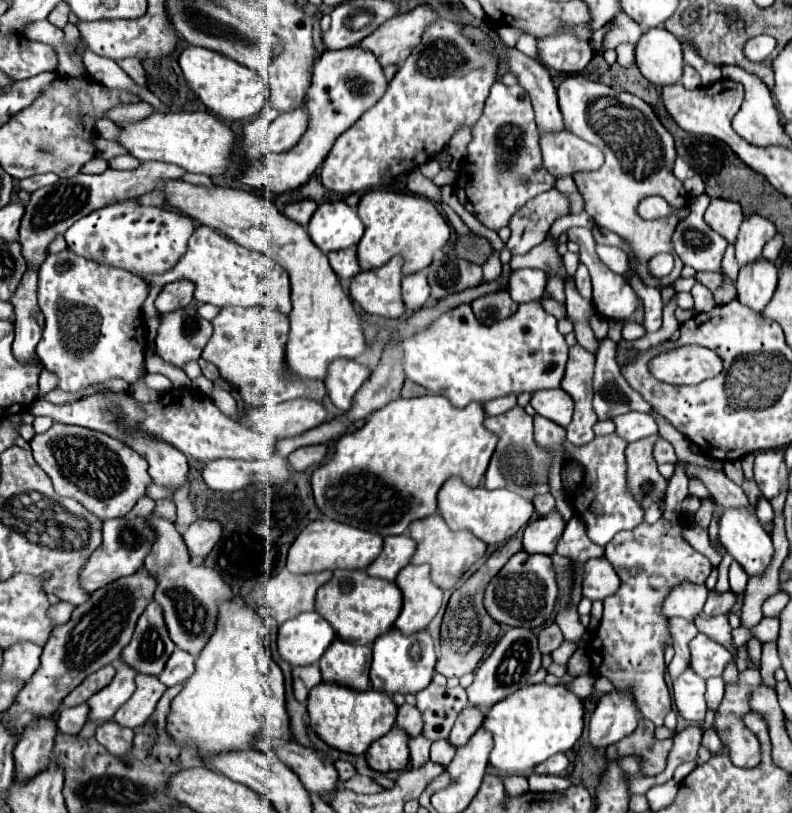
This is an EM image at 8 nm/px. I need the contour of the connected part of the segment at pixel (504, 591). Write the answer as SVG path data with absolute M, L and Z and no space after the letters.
M518 551L516 555L510 557L504 569L486 587L484 605L490 617L494 617L500 625L534 629L548 621L548 617L554 611L556 599L558 599L558 587L550 555L542 553L530 555L526 551Z

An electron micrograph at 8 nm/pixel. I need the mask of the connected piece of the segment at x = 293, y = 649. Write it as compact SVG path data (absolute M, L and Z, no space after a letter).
M304 611L278 629L278 653L290 665L318 663L328 645L336 639L332 625L316 611Z

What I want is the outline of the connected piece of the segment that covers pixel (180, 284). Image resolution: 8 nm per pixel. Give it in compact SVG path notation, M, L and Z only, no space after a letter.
M176 281L174 285L166 285L166 289L162 289L156 299L158 313L166 315L176 309L184 309L192 301L192 291L194 285L190 285L188 281Z

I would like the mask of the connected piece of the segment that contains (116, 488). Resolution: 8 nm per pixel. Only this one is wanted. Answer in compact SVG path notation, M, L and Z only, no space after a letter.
M54 423L46 433L34 435L30 447L36 463L52 479L56 493L80 501L100 521L124 517L144 497L150 483L146 459L126 443L100 431Z

